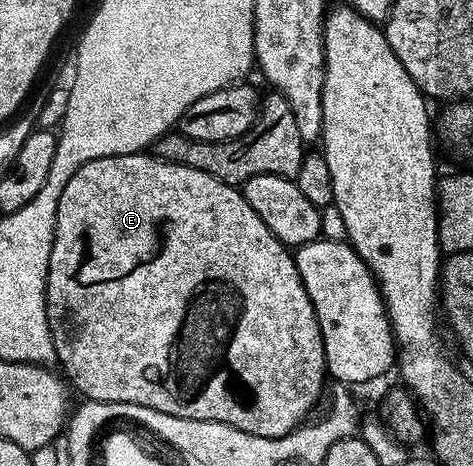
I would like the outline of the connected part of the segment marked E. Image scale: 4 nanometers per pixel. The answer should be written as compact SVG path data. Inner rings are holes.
M147 152L86 162L65 184L55 217L55 239L47 269L47 323L58 365L63 365L67 373L66 381L75 385L84 399L93 402L141 404L157 408L157 412L169 412L169 416L229 424L243 434L283 438L308 421L307 413L323 394L323 378L327 374L323 337L292 251L265 228L261 216L253 212L236 187L217 180L209 172L164 162Z

